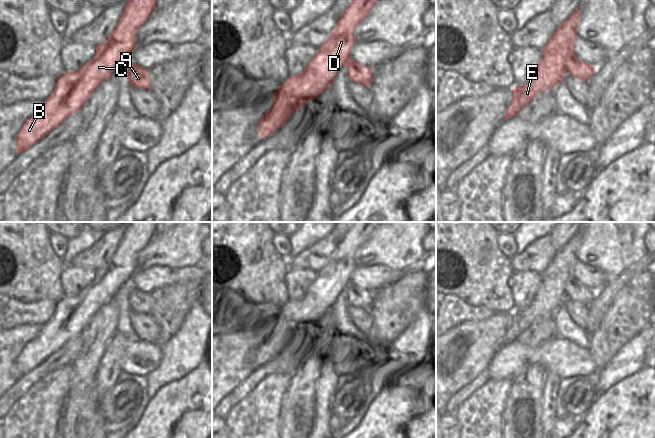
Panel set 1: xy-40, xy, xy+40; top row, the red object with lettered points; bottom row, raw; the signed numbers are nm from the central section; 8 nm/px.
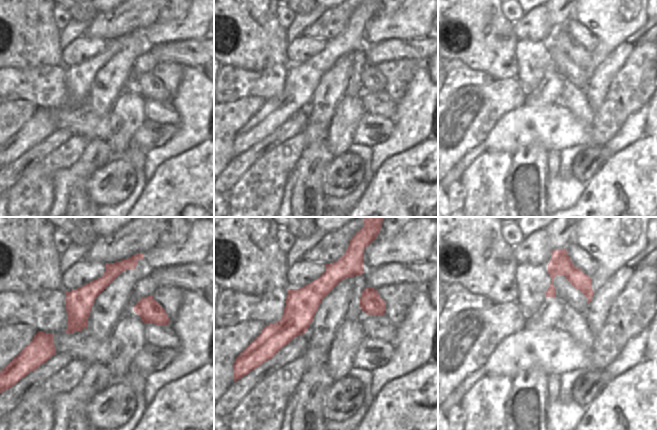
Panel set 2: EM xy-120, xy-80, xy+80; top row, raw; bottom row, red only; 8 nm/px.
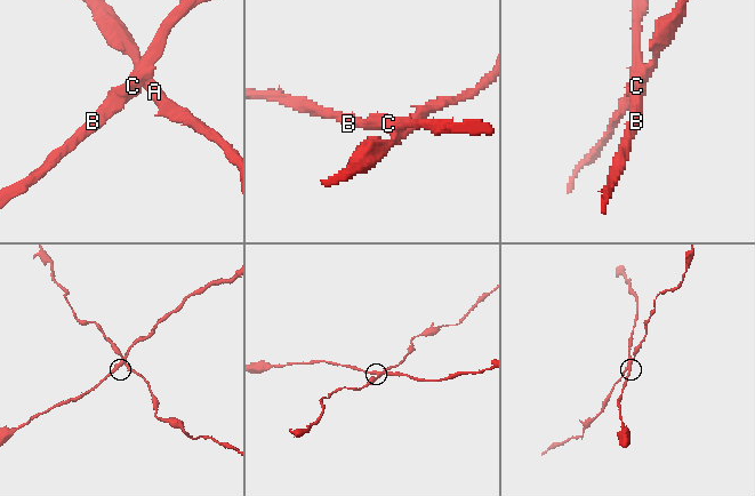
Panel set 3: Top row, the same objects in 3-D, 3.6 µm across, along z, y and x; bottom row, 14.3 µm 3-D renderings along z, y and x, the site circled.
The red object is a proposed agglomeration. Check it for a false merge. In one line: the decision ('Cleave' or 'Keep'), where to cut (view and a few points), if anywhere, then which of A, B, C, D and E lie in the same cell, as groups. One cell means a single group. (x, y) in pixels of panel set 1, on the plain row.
Cleave. Split along xy+40 (573, 277), (566, 285), (565, 293). Groups: A / B C D E.

